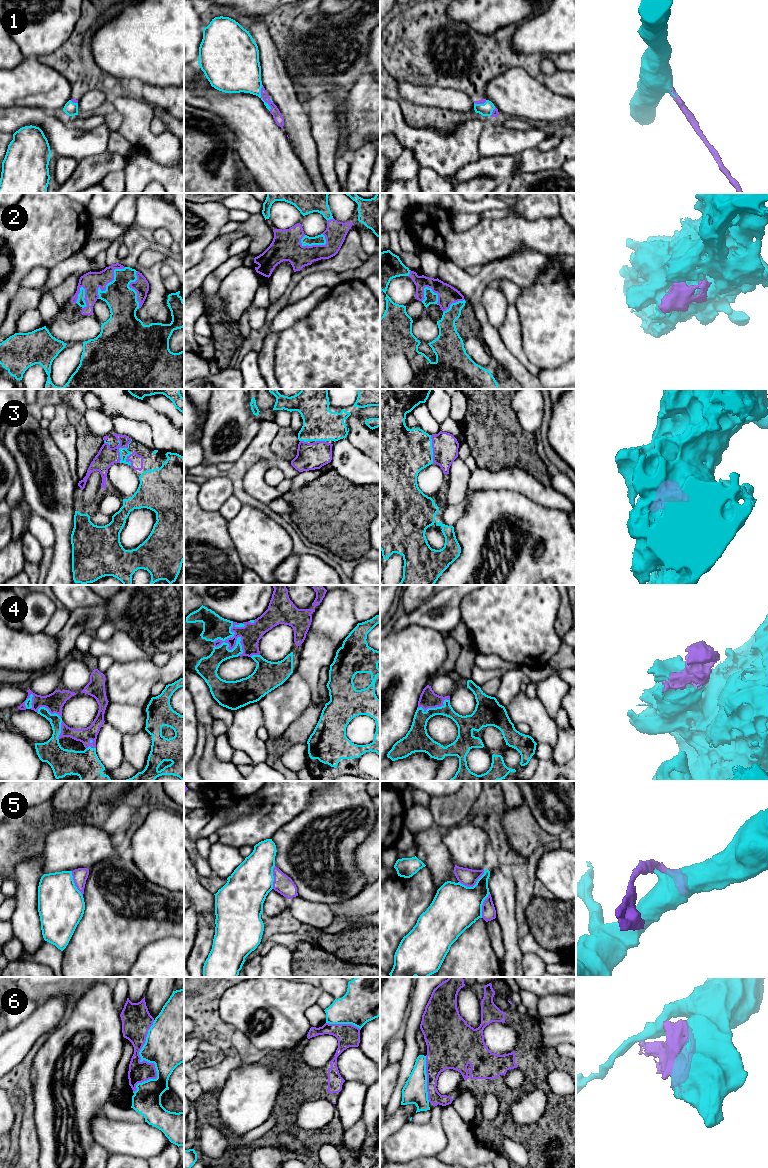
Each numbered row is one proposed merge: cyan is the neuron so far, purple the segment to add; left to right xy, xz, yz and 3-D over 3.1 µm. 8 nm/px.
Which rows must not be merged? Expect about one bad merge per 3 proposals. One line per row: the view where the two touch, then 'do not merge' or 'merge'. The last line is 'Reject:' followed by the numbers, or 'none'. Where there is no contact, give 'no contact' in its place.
1: meets cyan in xz; merge
2: meets cyan in xy; merge
3: meets cyan in xy; merge
4: meets cyan in xz; merge
5: meets cyan in yz; do not merge
6: meets cyan in xy; do not merge
Reject: 5, 6

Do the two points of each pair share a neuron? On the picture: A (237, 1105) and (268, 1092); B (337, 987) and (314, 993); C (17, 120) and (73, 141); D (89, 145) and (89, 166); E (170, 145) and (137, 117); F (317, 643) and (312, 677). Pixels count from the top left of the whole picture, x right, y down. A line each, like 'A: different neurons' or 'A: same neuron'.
A: same neuron
B: different neurons
C: same neuron
D: different neurons
E: same neuron
F: same neuron

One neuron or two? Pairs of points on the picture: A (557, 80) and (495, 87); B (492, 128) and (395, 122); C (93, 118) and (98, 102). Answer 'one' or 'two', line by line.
A: one
B: two
C: two

